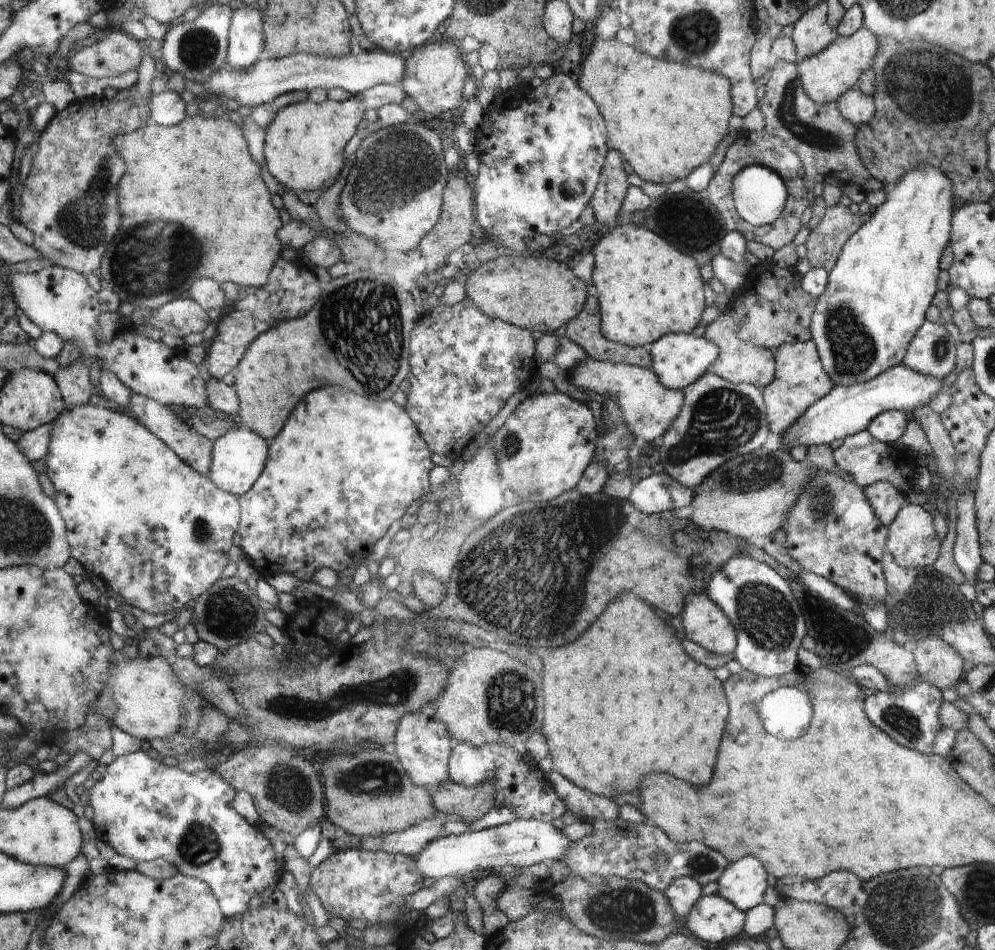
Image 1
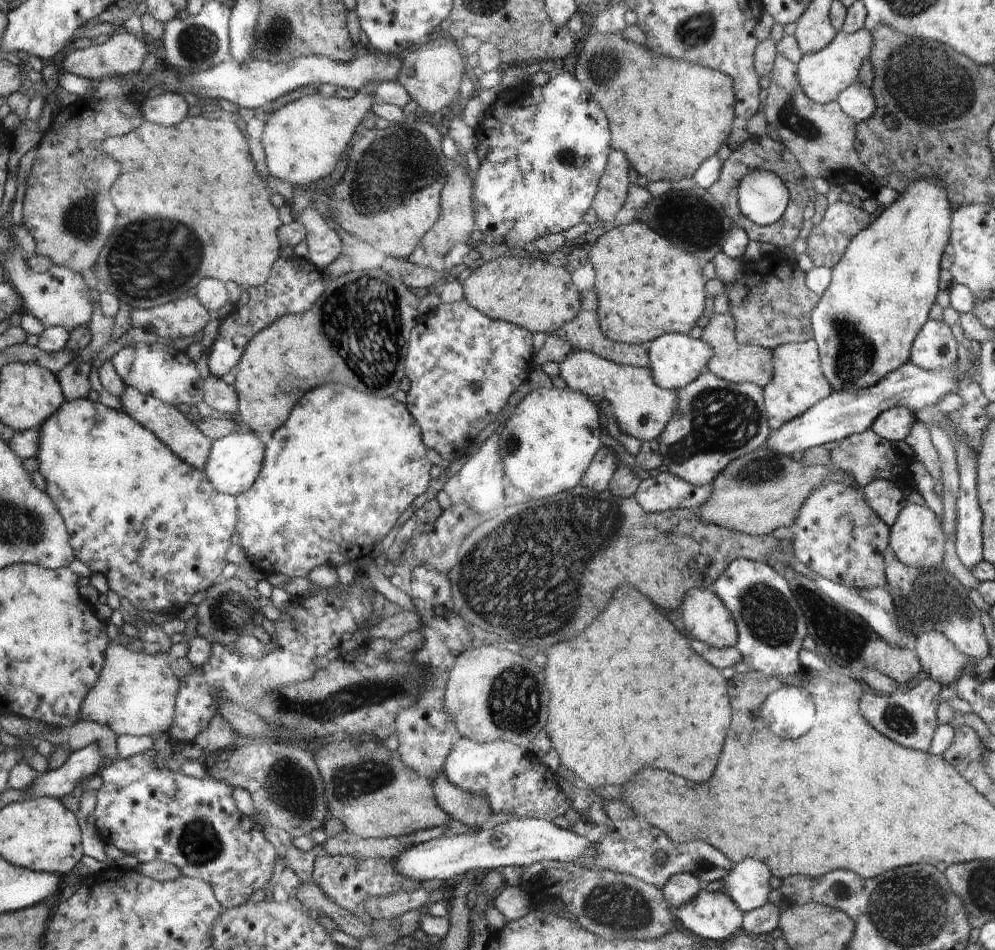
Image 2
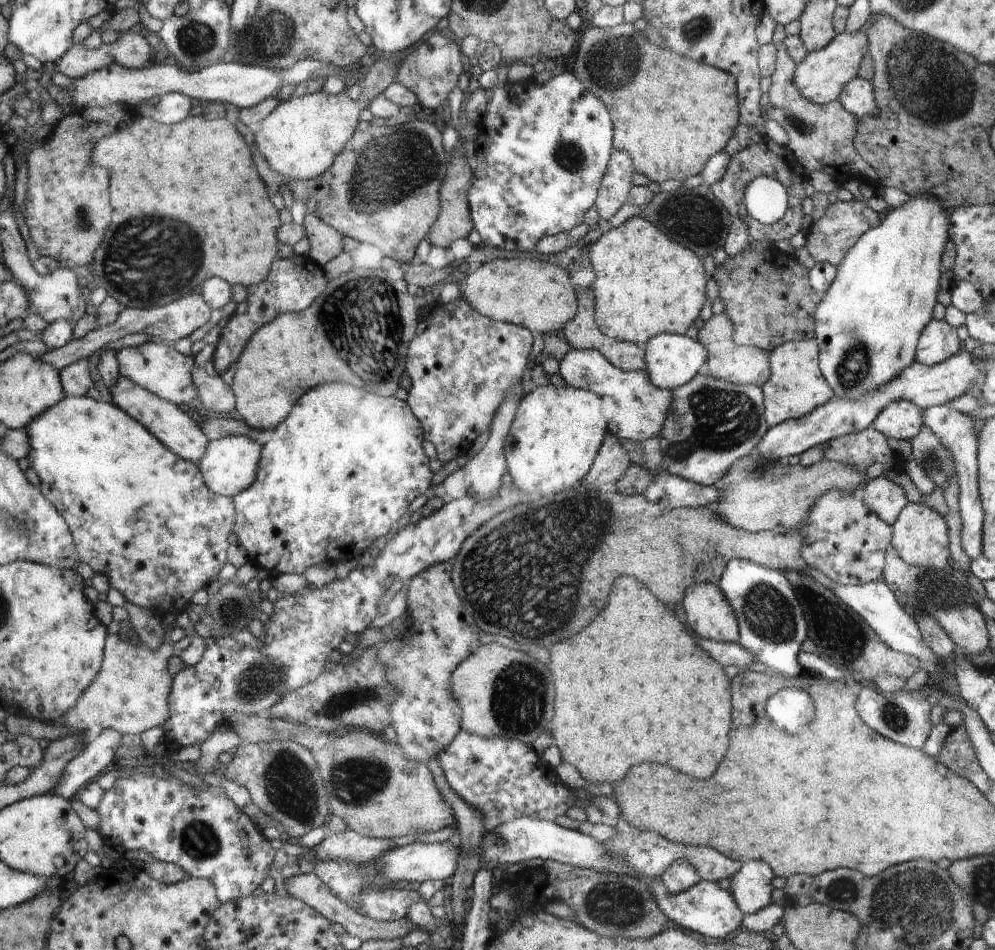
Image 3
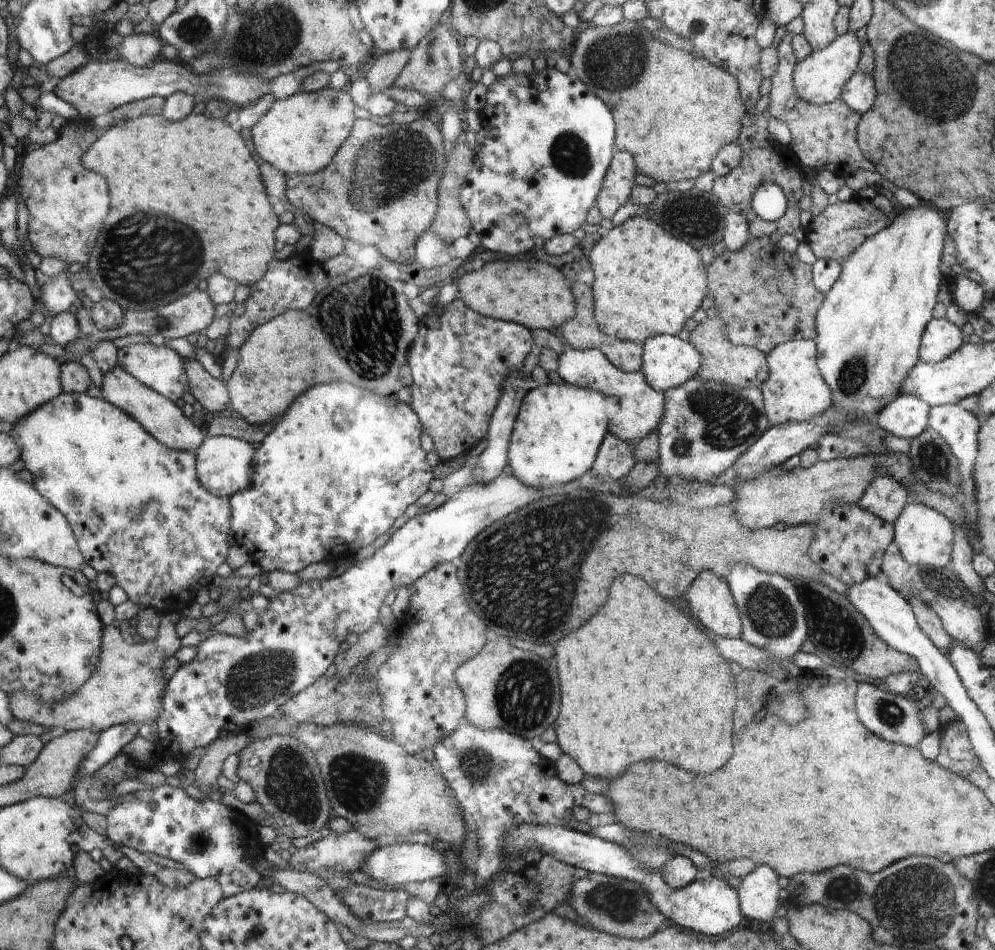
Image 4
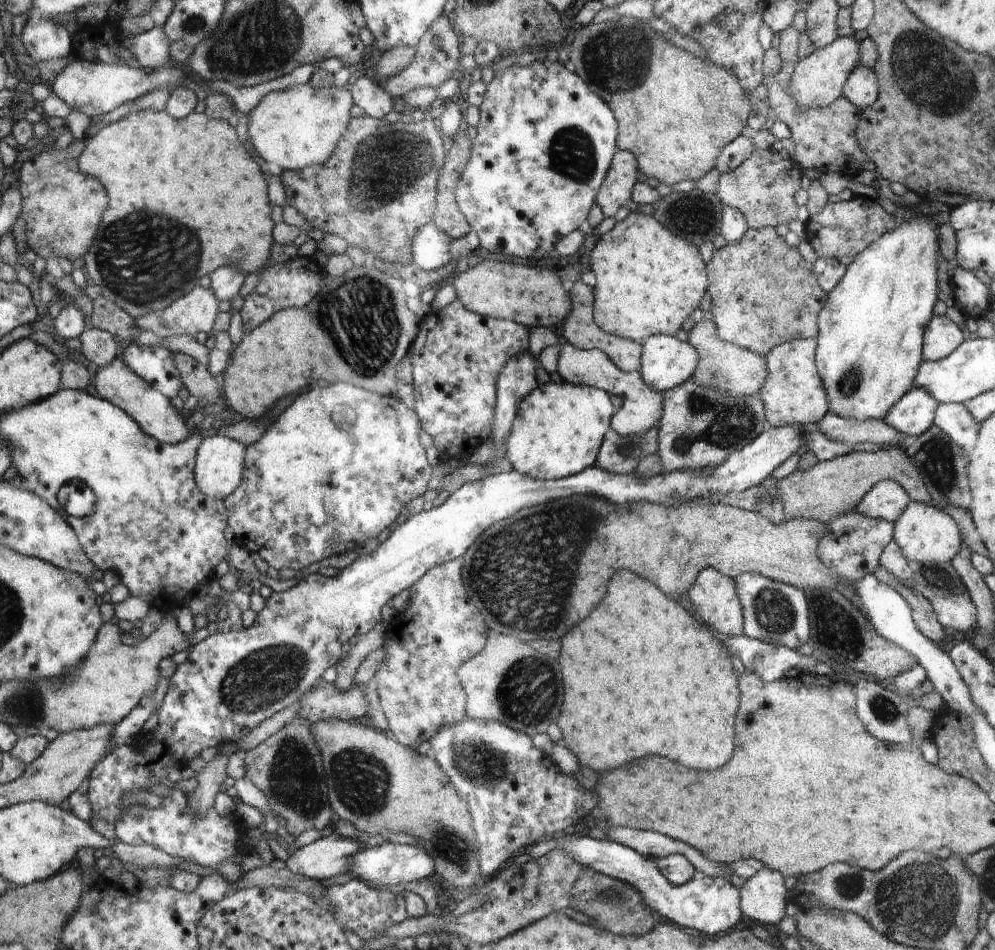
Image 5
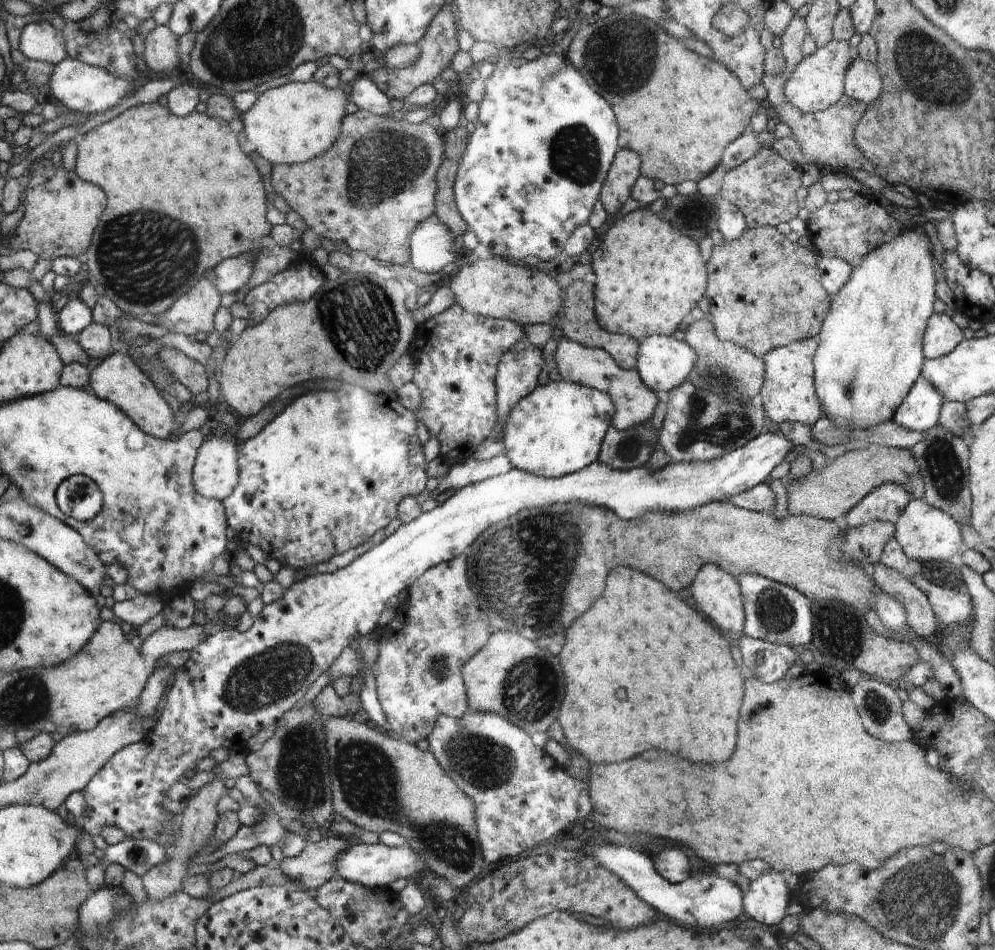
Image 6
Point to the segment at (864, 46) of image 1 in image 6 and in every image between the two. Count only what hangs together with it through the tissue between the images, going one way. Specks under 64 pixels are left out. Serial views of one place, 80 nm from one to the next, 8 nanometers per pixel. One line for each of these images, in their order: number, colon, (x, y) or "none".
2: (823, 75)
3: (823, 74)
4: (819, 78)
5: (818, 78)
6: (818, 82)

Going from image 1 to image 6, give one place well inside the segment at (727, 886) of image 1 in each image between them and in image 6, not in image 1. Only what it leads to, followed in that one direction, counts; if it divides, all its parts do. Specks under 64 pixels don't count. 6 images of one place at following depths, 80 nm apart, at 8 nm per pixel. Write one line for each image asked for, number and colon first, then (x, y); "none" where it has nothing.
2: (747, 884)
3: (751, 887)
4: (758, 892)
5: (762, 895)
6: (766, 901)

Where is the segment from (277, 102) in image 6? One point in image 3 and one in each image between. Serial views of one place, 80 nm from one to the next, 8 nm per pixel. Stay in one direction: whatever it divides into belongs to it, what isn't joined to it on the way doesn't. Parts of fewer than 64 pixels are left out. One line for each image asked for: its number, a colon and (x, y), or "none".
3: (300, 139)
4: (302, 132)
5: (298, 127)

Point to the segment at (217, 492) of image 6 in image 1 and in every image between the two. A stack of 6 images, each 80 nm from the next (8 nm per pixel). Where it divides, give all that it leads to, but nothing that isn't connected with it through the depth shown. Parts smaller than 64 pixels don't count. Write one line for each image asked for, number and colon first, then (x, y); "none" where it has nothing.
1: (239, 457)
2: (236, 459)
3: (229, 466)
4: (224, 463)
5: (218, 468)

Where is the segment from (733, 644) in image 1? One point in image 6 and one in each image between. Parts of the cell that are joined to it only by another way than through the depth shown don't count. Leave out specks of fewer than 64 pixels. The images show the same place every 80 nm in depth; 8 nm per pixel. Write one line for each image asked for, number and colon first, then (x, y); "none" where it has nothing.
2: (707, 618)
3: (707, 608)
4: (712, 603)
5: (715, 597)
6: (718, 594)

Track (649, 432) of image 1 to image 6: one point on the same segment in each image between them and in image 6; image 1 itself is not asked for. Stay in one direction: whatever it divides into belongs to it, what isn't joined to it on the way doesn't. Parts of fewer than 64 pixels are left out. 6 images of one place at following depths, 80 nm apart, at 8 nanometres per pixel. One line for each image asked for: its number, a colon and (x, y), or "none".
2: (642, 408)
3: (642, 407)
4: (641, 407)
5: (642, 406)
6: (592, 367)

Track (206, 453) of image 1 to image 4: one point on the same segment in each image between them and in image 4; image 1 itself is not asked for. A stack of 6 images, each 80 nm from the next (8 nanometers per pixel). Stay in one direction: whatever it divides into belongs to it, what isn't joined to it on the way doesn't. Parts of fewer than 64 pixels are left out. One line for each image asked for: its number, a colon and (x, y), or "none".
2: (181, 436)
3: (167, 422)
4: (163, 419)

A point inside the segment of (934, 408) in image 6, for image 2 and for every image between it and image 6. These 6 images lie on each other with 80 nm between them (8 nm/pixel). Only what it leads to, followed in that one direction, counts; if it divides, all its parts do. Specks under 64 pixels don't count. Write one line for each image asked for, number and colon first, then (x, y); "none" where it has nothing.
2: (894, 424)
3: (901, 419)
4: (908, 416)
5: (915, 413)

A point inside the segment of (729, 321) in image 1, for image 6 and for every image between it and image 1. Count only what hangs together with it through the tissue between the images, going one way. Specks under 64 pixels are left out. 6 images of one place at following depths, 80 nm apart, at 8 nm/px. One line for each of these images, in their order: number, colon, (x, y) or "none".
2: (733, 361)
3: (743, 364)
4: (741, 366)
5: (724, 365)
6: (731, 372)

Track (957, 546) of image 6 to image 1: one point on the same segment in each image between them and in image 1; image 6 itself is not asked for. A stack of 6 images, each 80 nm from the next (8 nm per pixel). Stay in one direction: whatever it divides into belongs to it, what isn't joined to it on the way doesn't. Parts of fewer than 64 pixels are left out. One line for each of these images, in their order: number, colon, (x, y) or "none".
1: (913, 543)
2: (917, 539)
3: (921, 535)
4: (925, 537)
5: (926, 534)

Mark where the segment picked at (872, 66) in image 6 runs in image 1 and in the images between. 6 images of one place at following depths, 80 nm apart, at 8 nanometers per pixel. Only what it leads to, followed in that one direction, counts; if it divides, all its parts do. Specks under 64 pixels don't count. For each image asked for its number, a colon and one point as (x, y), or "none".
1: (858, 107)
2: (858, 101)
3: (858, 97)
4: (860, 93)
5: (862, 88)

